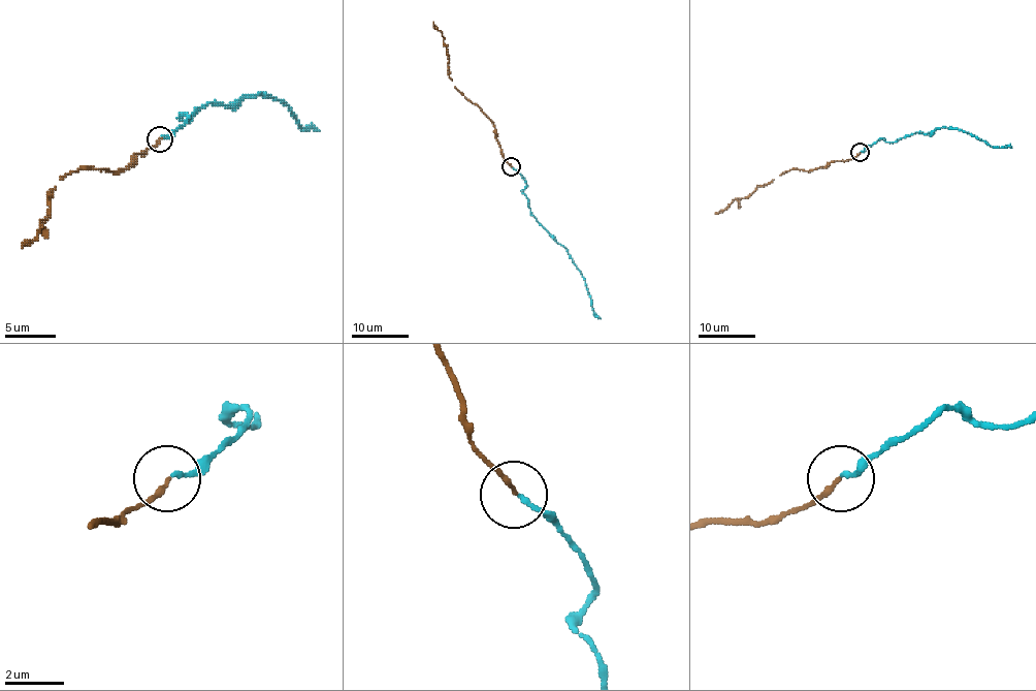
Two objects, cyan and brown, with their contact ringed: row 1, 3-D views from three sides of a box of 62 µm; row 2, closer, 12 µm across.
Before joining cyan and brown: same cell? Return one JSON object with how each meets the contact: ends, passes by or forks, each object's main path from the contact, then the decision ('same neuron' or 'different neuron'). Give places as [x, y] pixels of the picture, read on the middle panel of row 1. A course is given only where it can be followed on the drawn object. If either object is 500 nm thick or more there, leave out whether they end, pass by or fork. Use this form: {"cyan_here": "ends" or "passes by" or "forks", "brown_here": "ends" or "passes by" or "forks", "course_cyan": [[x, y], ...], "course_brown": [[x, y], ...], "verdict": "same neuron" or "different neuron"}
{"cyan_here": "ends", "brown_here": "ends", "course_cyan": [[512, 166], [526, 185], [523, 192], [531, 215], [567, 250], [579, 271], [592, 310], [601, 318]], "course_brown": [[511, 166], [502, 155], [492, 121], [457, 89], [449, 76], [449, 58], [443, 36], [433, 22]], "verdict": "same neuron"}

